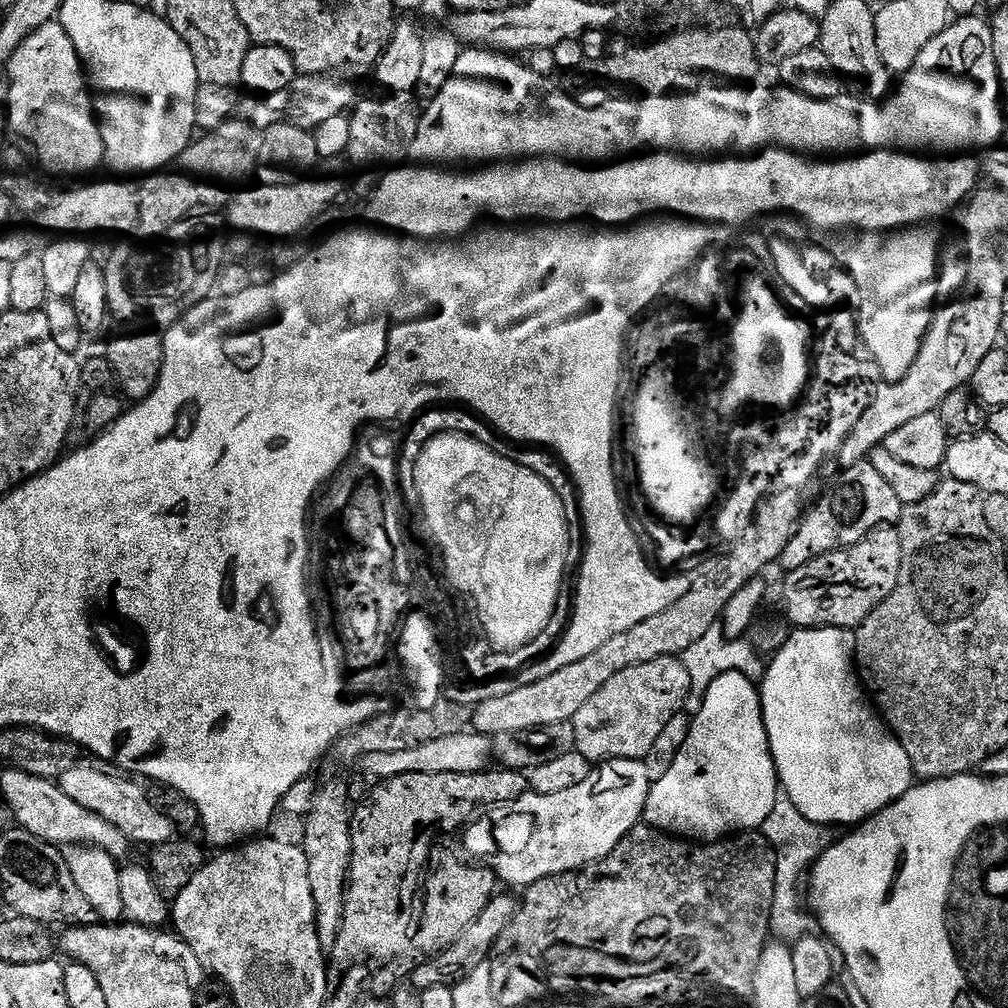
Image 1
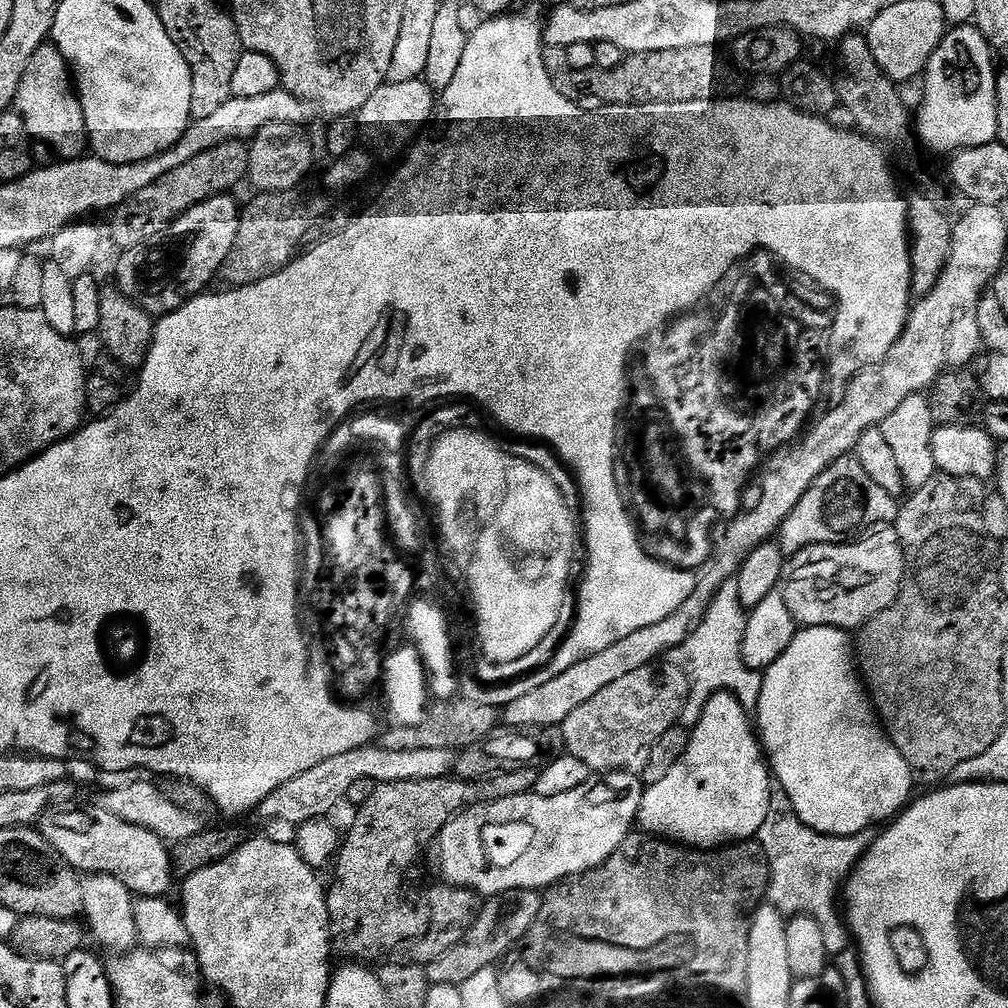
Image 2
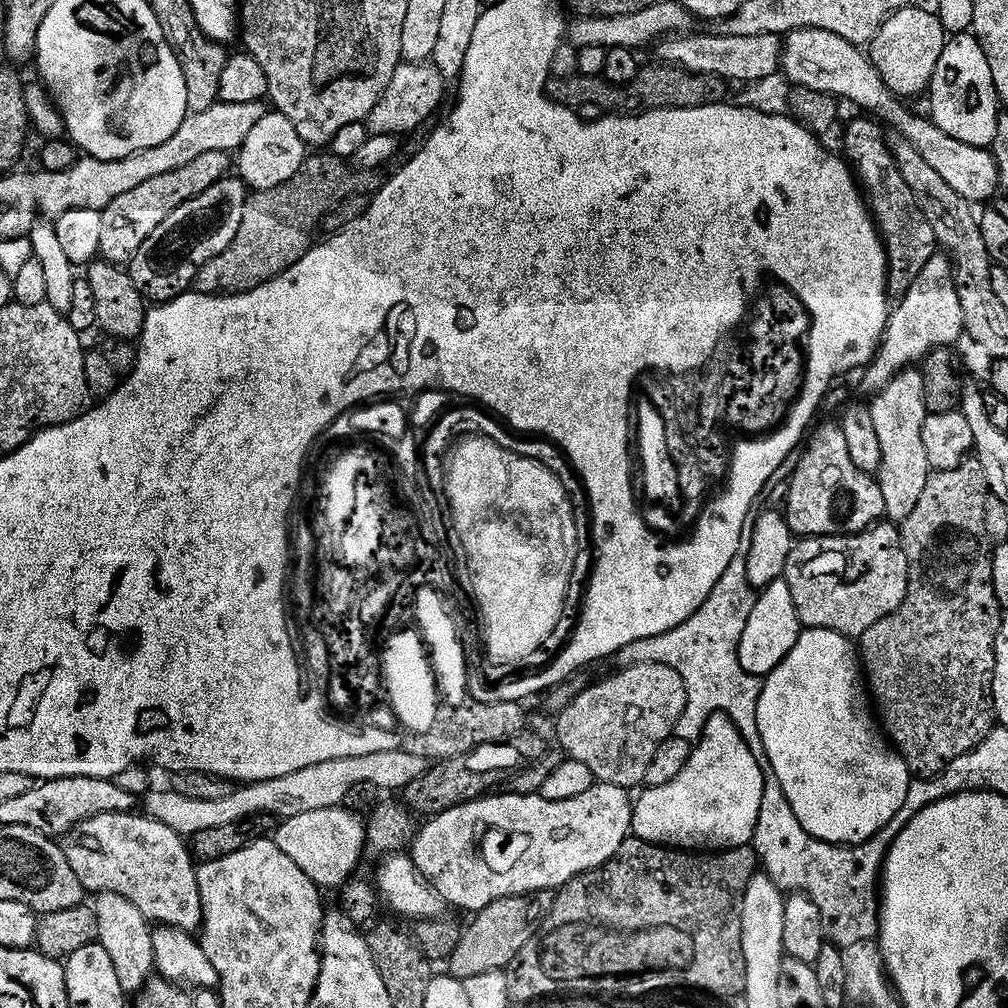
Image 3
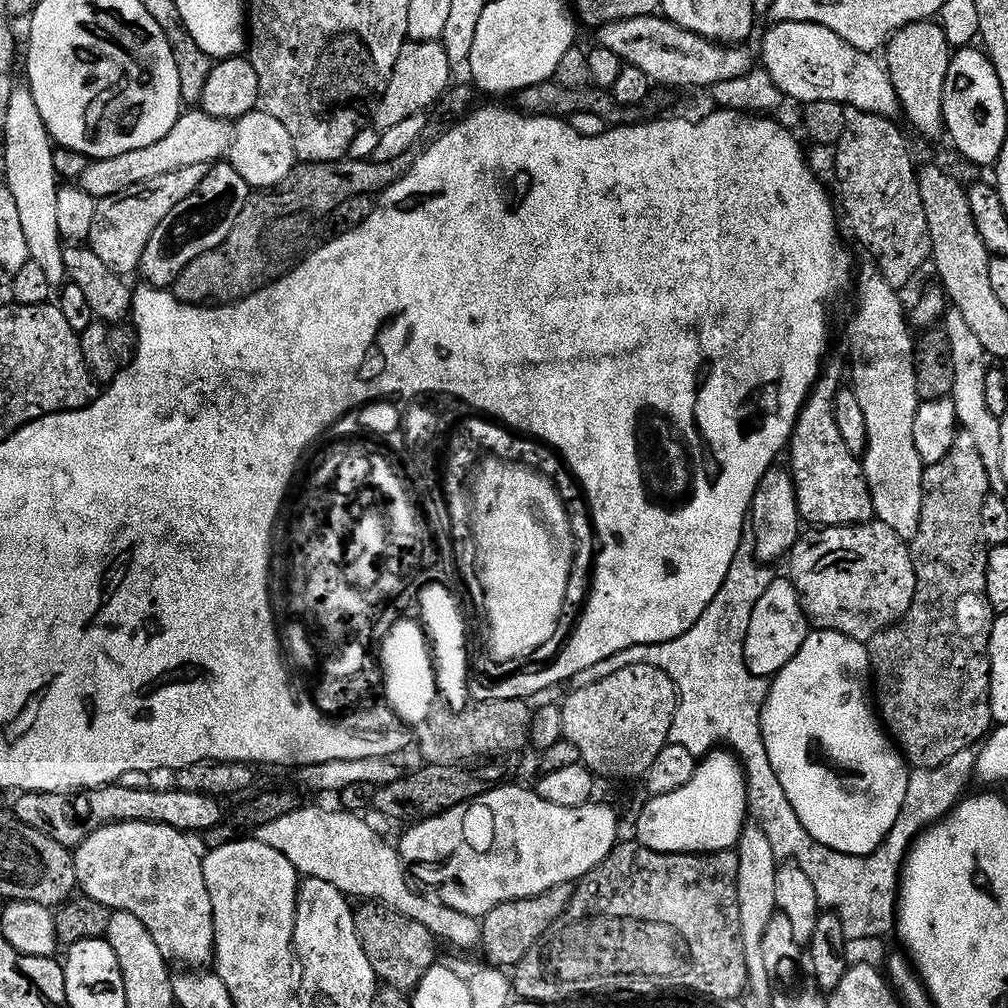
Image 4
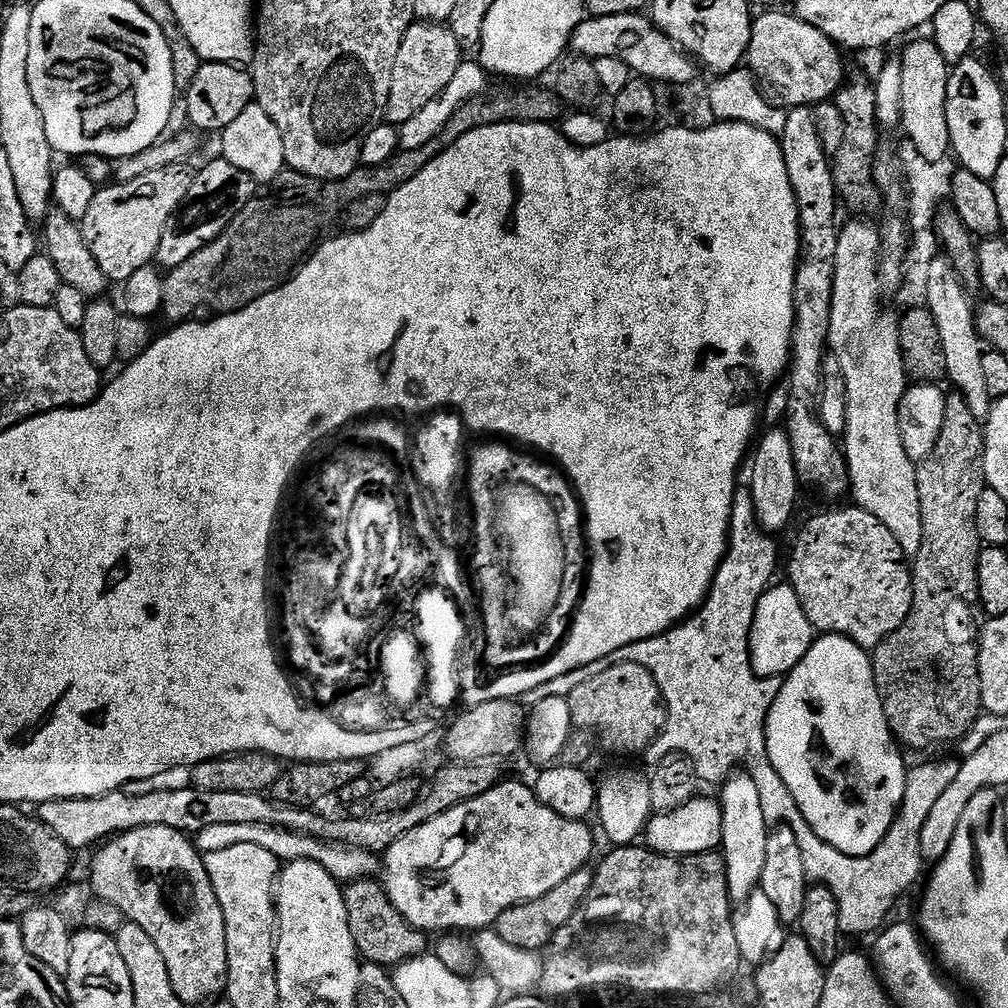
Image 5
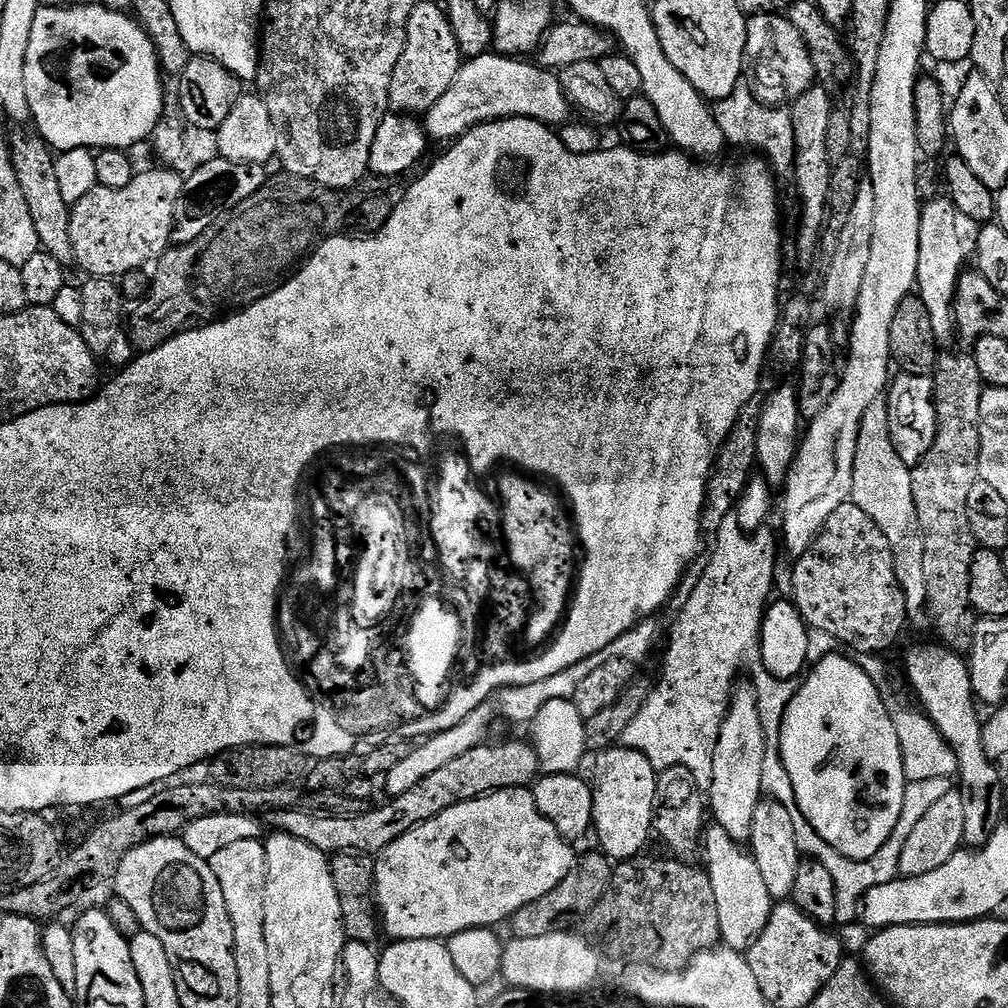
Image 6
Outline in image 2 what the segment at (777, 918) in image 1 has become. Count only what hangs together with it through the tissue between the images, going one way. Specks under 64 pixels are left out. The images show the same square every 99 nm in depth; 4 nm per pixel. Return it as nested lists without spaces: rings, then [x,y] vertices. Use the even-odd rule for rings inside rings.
[[[773,782],[770,786],[770,810],[766,810],[766,822],[762,822],[758,843],[768,859],[770,882],[767,903],[773,904],[786,918],[809,916],[822,929],[822,939],[828,945],[844,944],[850,940],[850,929],[842,915],[842,889],[848,878],[867,854],[870,847],[868,832],[857,836],[828,836],[815,832],[803,824],[792,808],[790,798],[782,786]]]

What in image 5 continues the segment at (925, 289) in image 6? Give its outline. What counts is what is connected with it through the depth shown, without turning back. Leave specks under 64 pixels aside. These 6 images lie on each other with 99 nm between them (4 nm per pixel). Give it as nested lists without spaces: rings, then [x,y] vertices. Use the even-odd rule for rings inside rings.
[[[940,254],[931,263],[930,279],[927,281],[929,308],[934,314],[934,322],[938,322],[938,335],[942,338],[942,351],[946,354],[947,379],[956,383],[955,391],[964,397],[970,406],[970,414],[978,421],[988,419],[994,398],[986,390],[986,377],[982,371],[982,358],[986,345],[976,329],[974,304],[968,301],[969,289],[956,272],[947,255]]]

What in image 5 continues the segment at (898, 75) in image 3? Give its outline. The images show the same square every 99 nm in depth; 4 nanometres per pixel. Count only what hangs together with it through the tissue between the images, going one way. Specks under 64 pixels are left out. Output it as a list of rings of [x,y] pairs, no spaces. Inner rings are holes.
[[[916,40],[902,55],[902,114],[903,135],[914,142],[915,149],[932,163],[946,159],[952,152],[950,126],[946,122],[946,90],[950,66],[942,58],[935,40]]]

